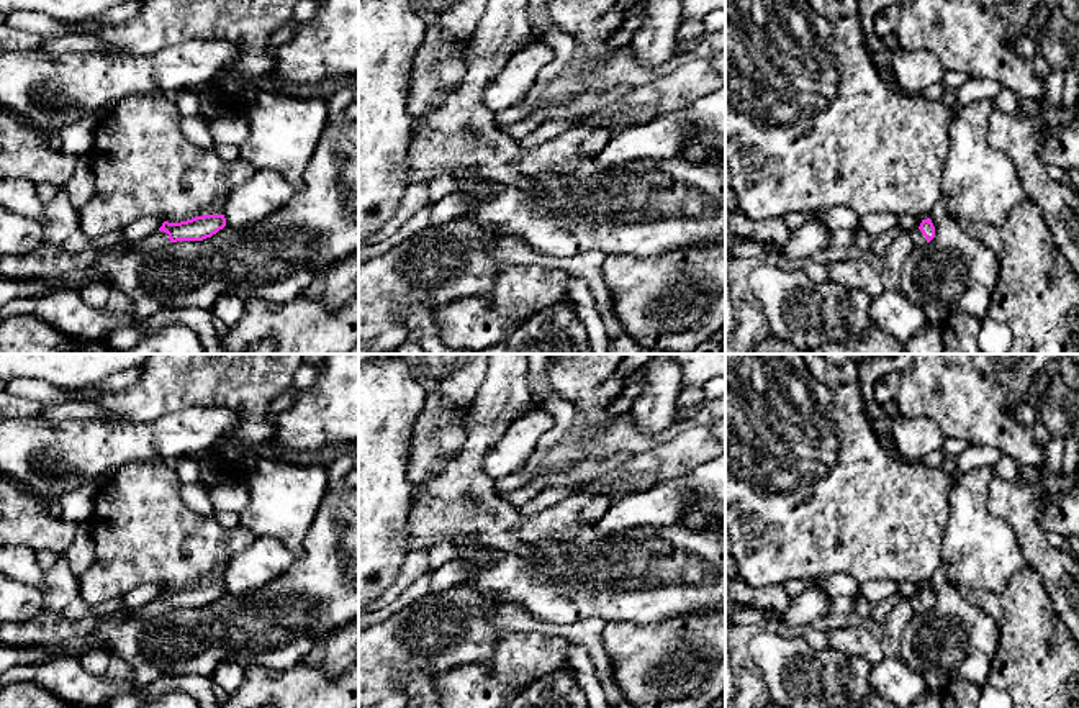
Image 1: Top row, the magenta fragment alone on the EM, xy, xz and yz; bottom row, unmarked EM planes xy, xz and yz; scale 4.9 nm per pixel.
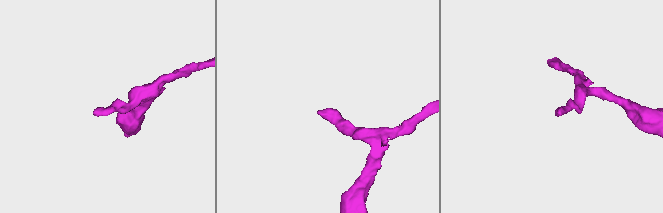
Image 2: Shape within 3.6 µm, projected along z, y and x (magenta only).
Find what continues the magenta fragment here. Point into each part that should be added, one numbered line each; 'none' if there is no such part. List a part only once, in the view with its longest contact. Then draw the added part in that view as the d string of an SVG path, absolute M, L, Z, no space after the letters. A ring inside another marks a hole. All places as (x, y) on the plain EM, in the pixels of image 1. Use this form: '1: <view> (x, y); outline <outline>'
1: xy (159, 605); outline M156 598L151 603L144 605L144 606L134 610L134 611L128 611L128 615L134 616L134 618L146 618L146 616L162 615L162 613L165 613L169 610L170 610L170 606L169 606L167 600Z

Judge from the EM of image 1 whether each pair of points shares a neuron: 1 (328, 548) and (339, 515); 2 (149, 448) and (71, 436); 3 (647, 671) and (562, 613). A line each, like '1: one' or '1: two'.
1: one
2: one
3: two

